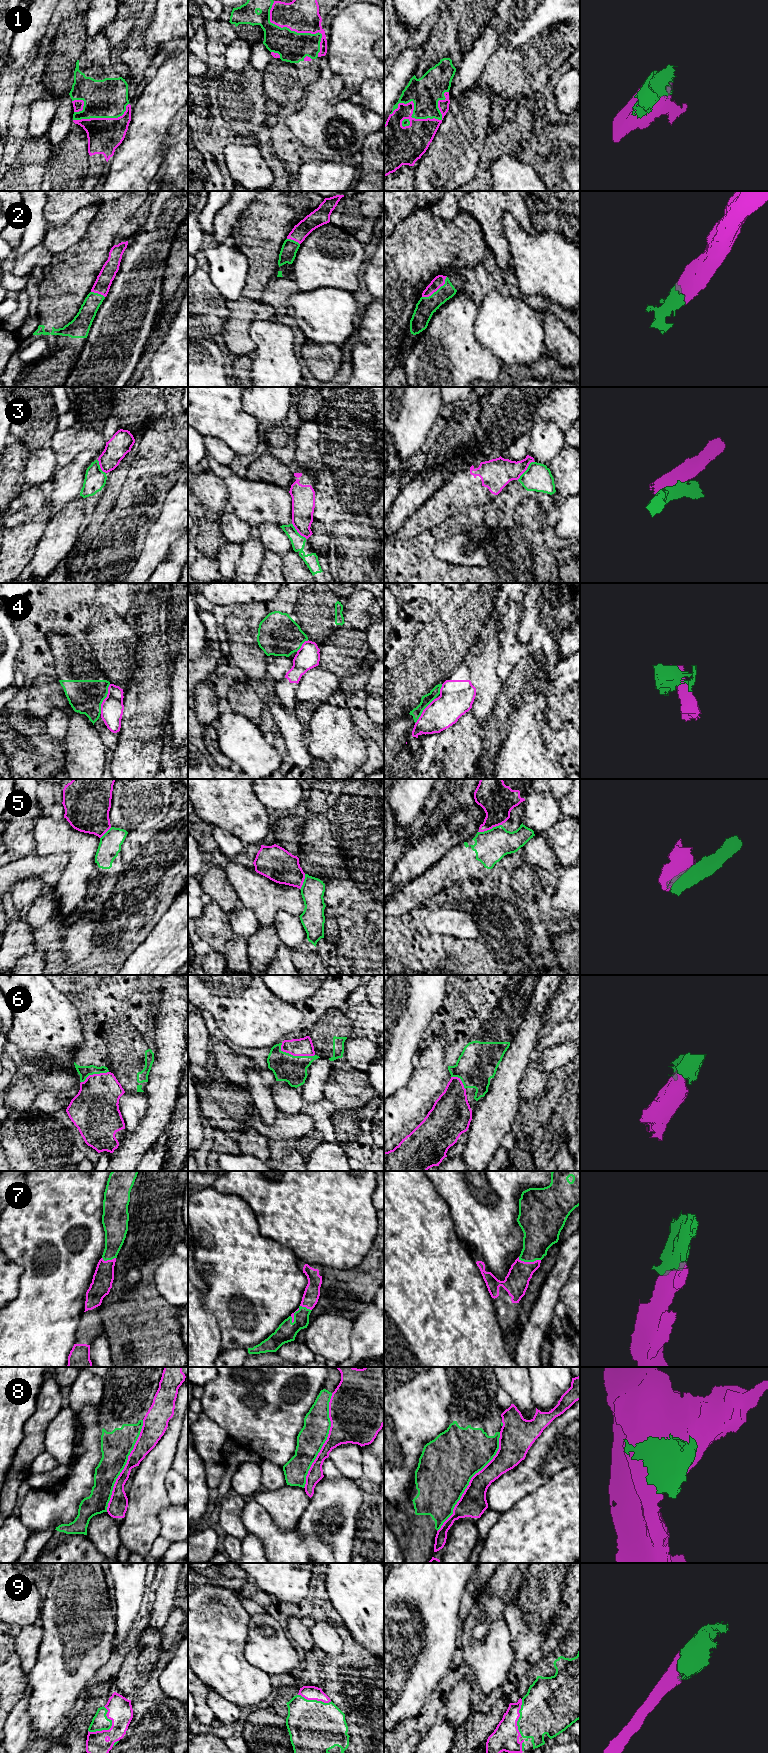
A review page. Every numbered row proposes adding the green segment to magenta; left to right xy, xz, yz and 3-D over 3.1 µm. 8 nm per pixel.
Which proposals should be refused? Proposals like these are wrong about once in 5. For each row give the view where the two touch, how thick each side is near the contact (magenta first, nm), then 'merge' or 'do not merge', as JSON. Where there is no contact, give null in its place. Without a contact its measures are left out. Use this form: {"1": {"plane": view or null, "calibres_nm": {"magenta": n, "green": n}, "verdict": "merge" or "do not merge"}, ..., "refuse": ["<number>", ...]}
{"1": {"plane": "yz", "calibres_nm": {"magenta": 300, "green": 260}, "verdict": "merge"}, "2": {"plane": "yz", "calibres_nm": {"magenta": 90, "green": 160}, "verdict": "merge"}, "3": {"plane": "yz", "calibres_nm": {"magenta": 240, "green": 220}, "verdict": "do not merge"}, "4": {"plane": "xy", "calibres_nm": {"magenta": 180, "green": 280}, "verdict": "do not merge"}, "5": {"plane": "yz", "calibres_nm": {"magenta": 260, "green": 260}, "verdict": "do not merge"}, "6": {"plane": "xz", "calibres_nm": {"magenta": 140, "green": 220}, "verdict": "merge"}, "7": {"plane": "yz", "calibres_nm": {"magenta": 200, "green": 280}, "verdict": "merge"}, "8": {"plane": "yz", "calibres_nm": {"magenta": 220, "green": 440}, "verdict": "do not merge"}, "9": {"plane": "xy", "calibres_nm": {"magenta": 200, "green": 130}, "verdict": "merge"}, "refuse": ["3", "4", "5", "8"]}

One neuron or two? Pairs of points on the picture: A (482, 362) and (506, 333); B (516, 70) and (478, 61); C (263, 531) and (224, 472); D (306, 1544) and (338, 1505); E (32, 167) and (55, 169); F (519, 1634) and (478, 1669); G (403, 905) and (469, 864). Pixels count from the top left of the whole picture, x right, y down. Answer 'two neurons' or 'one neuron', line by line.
A: two neurons
B: two neurons
C: two neurons
D: two neurons
E: two neurons
F: two neurons
G: one neuron

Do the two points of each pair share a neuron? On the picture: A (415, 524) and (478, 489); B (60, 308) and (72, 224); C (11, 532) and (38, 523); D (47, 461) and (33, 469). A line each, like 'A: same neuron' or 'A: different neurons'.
A: same neuron
B: different neurons
C: same neuron
D: same neuron

